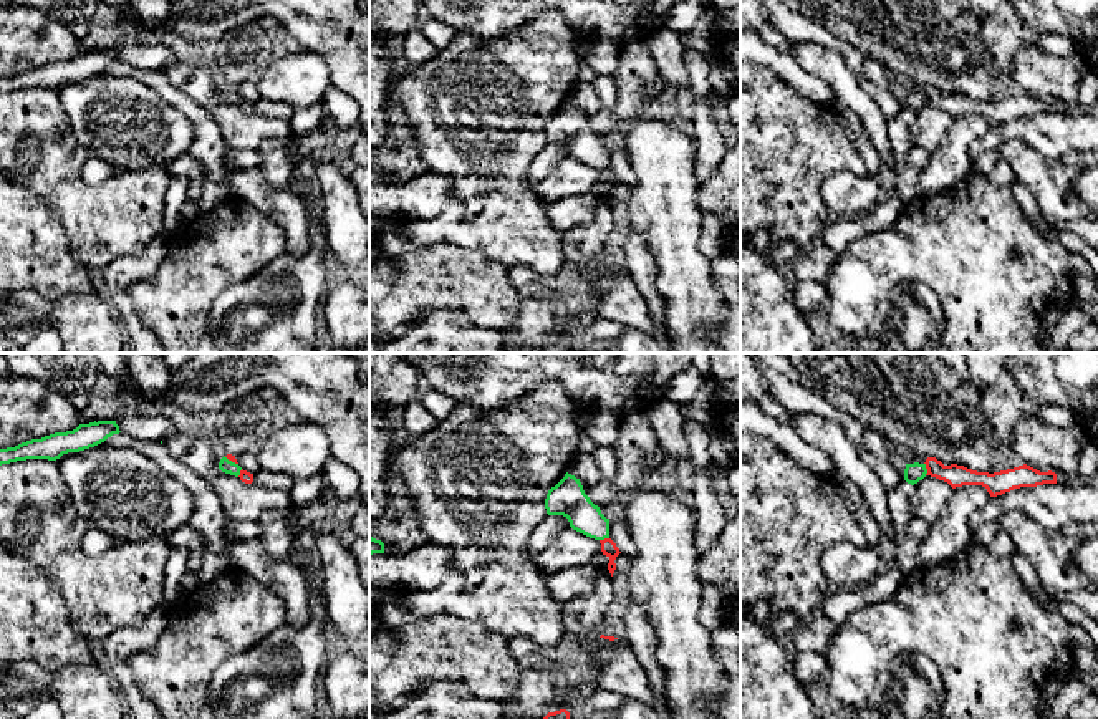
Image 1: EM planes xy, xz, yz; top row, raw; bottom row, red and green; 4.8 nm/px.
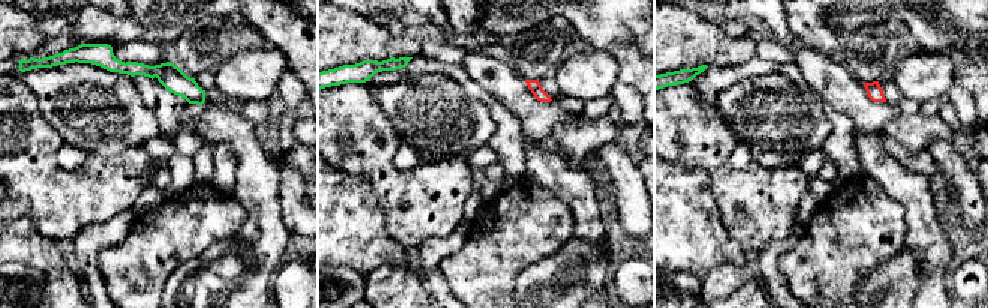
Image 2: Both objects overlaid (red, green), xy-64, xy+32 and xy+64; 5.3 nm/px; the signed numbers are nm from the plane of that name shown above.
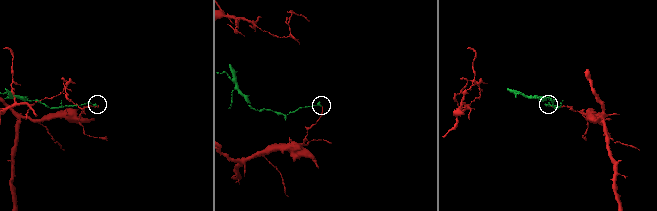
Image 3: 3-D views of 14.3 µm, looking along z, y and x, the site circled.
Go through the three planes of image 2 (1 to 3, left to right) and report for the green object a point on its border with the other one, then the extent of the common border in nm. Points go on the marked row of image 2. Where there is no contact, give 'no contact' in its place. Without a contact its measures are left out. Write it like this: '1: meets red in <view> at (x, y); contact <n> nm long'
1: no contact
2: no contact
3: no contact

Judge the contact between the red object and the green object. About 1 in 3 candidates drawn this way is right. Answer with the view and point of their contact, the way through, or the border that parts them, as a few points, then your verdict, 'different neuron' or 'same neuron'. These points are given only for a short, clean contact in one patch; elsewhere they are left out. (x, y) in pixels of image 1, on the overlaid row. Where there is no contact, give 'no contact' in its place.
yz (926, 468) | along yz (924, 463), (926, 474) | different neuron

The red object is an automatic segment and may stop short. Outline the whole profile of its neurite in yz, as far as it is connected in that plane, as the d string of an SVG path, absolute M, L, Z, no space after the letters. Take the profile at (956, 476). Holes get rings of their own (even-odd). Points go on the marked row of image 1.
M927 457L924 464L927 469L926 475L944 480L952 489L962 485L982 485L987 489L990 497L997 497L1020 487L1057 484L1055 472L1040 472L1027 464L994 474L977 472L957 464L944 466L936 457Z

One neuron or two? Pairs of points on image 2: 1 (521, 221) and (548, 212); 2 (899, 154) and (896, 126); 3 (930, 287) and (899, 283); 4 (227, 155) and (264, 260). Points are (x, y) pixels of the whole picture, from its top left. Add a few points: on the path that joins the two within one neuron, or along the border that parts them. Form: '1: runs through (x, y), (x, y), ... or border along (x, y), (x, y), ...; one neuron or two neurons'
1: runs through (527, 221), (539, 221), (542, 218); one neuron
2: border along (884, 132), (912, 150), (924, 149); two neurons
3: border along (912, 251), (923, 274), (917, 292); two neurons
4: border along (227, 146), (237, 160), (237, 184), (234, 190); two neurons

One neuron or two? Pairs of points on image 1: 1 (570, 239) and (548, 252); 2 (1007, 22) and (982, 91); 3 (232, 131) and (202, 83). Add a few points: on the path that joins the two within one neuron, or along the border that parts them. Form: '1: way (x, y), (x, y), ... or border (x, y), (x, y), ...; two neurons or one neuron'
1: border (560, 234), (567, 260); two neurons
2: border (979, 35), (996, 67); two neurons
3: way (229, 120), (207, 95); one neuron

